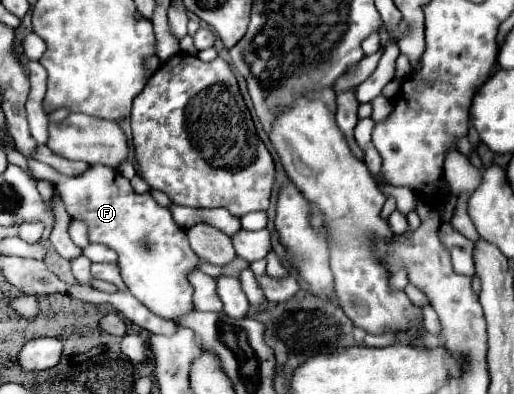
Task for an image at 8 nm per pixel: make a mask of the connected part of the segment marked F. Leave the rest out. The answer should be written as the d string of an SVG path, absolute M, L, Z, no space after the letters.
M95 164L80 176L64 176L64 174L46 174L44 180L52 182L60 192L60 198L66 206L66 212L88 226L90 242L104 244L118 254L118 268L122 280L126 282L132 296L136 296L148 310L154 314L174 320L180 314L194 310L192 306L192 290L188 276L190 270L200 268L208 276L234 276L240 278L240 272L248 268L244 258L234 258L230 264L216 266L200 258L188 242L186 228L180 228L170 210L160 206L148 192L136 194L130 182L120 176L114 168Z

